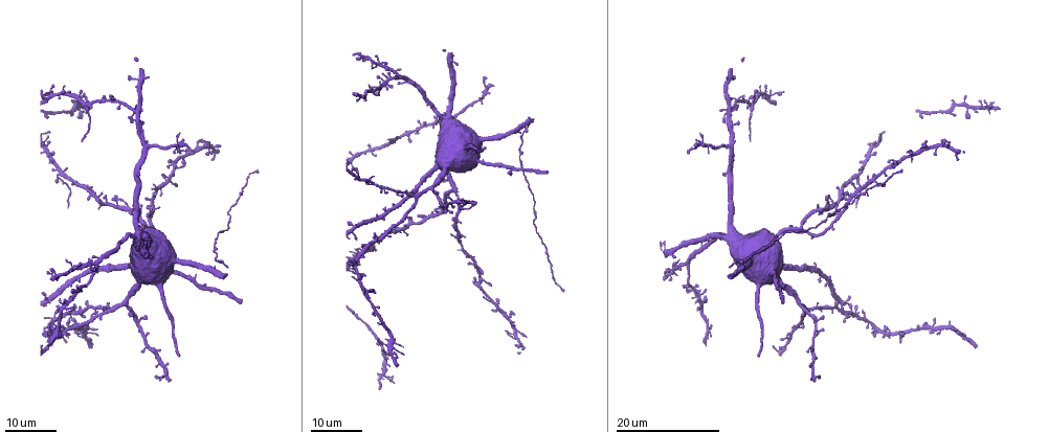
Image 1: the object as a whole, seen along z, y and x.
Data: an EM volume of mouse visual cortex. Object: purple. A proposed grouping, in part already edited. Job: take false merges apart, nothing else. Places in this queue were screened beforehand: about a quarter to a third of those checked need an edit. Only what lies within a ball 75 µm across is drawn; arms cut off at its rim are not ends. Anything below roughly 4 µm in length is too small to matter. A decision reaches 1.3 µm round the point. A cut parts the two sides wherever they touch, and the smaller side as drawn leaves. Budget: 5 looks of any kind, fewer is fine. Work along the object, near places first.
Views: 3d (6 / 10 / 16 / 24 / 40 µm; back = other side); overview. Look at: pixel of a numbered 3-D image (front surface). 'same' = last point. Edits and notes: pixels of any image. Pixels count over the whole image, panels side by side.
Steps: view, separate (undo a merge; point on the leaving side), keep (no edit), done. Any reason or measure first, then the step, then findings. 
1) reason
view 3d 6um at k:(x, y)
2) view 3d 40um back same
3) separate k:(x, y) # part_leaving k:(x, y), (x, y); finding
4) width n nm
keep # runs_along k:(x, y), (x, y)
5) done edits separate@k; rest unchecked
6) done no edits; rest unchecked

looks like a crossing
view 3d 16um at 1:(62, 172)

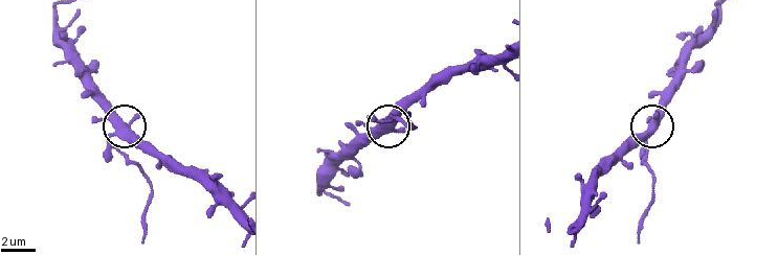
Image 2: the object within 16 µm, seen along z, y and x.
zoom in
view 3d 6um at 2:(115, 129)

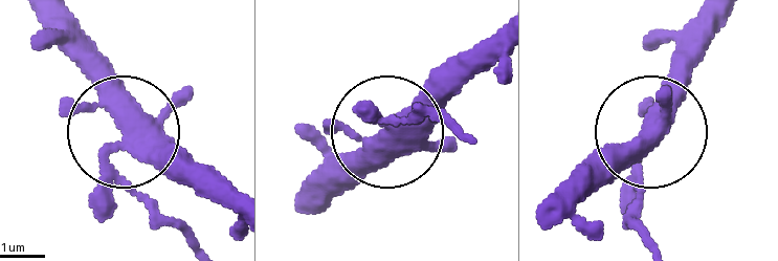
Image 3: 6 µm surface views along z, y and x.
width 420 nm
keep # continuous, no second neuron

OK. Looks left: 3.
view 3d 16um at 1:(87, 112)

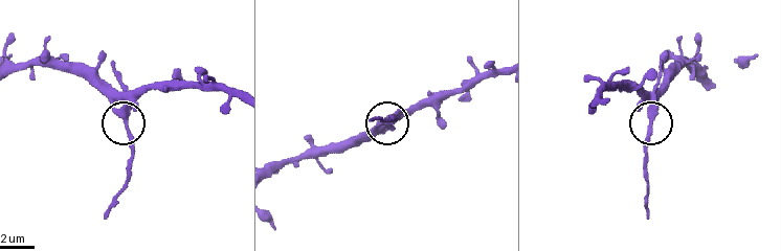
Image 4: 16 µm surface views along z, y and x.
view 3d 10um at 4:(650, 117)

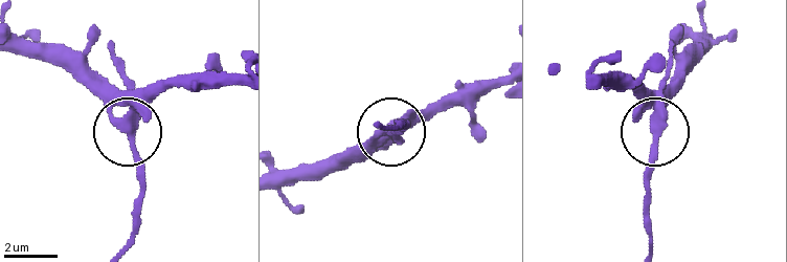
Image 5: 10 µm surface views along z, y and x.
width 320 nm
keep # continuous, no second neuron

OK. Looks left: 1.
done no edits; rest unchecked

